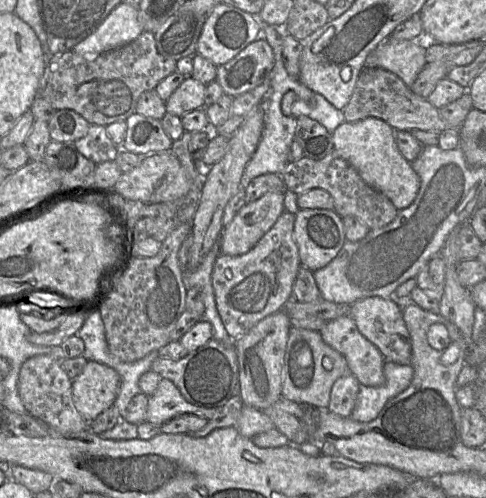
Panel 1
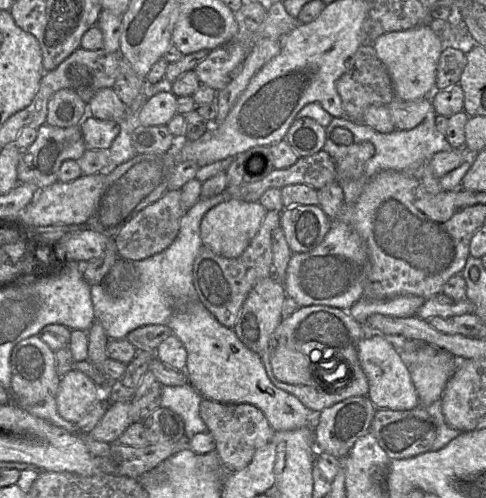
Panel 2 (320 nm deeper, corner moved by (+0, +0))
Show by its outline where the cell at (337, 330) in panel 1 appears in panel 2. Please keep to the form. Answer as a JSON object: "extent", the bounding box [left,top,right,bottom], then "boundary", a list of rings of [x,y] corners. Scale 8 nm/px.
{"extent":[357,334,419,411],"boundary":[[[374,334],[362,339],[357,349],[369,384],[368,397],[377,410],[405,411],[419,406],[416,389],[396,344],[388,341],[382,334]]]}

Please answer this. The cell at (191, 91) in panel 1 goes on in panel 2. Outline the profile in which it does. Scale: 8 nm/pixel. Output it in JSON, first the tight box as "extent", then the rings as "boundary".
{"extent":[135,88,177,126],"boundary":[[[169,88],[149,98],[135,116],[135,122],[143,126],[167,125],[177,114],[177,96]]]}

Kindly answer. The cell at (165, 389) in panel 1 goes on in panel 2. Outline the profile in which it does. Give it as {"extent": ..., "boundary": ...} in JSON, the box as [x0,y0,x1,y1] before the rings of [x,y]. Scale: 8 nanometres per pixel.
{"extent":[90,401,132,442],"boundary":[[[130,401],[111,404],[90,435],[100,442],[118,441],[121,434],[132,424],[130,409]]]}

